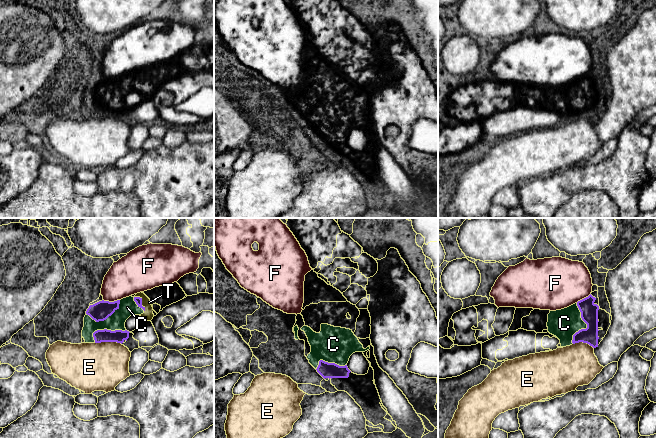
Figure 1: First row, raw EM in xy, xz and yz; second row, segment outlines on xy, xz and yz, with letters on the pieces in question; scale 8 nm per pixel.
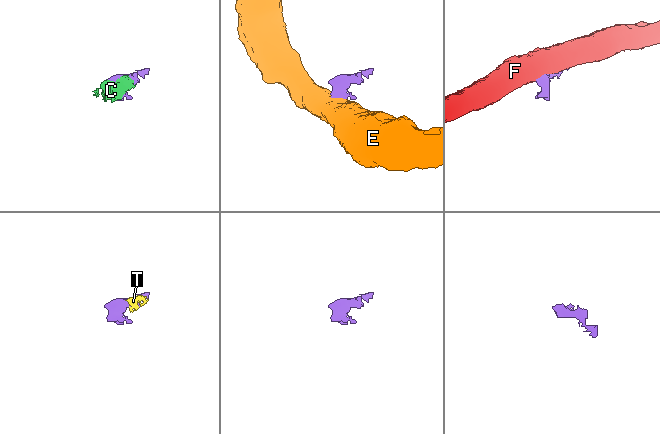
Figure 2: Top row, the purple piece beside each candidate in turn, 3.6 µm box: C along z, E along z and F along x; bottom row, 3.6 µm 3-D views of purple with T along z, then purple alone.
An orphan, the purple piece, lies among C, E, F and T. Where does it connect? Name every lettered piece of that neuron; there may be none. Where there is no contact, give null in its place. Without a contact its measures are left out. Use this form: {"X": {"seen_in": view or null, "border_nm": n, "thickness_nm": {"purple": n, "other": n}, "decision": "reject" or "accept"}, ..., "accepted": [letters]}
{"C": {"seen_in": "yz", "border_nm": 340, "thickness_nm": {"purple": 140, "other": 240}, "decision": "accept"}, "E": {"seen_in": "xy", "border_nm": 220, "thickness_nm": {"purple": 100, "other": 380}, "decision": "reject"}, "F": {"seen_in": "xy", "border_nm": 140, "thickness_nm": {"purple": 160, "other": 300}, "decision": "reject"}, "T": {"seen_in": "xy", "border_nm": 150, "thickness_nm": {"purple": 60, "other": 90}, "decision": "accept"}, "accepted": ["C", "T"]}

